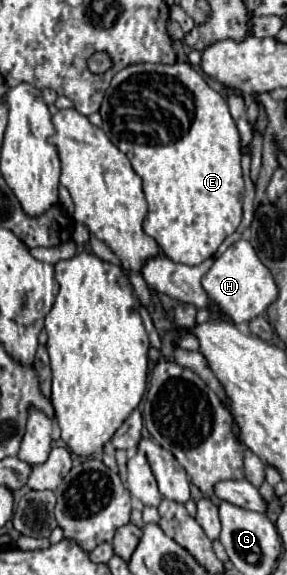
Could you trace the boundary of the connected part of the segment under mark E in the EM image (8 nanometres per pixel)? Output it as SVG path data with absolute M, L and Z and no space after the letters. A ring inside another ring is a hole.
M187 62L183 64L131 64L123 70L119 70L113 80L111 80L111 86L109 86L109 94L105 94L103 98L103 104L101 104L101 116L103 116L103 130L105 134L109 136L111 142L117 142L117 148L127 154L127 158L131 160L131 166L133 170L141 176L143 180L143 192L145 192L145 198L147 198L147 204L149 204L149 210L147 210L147 216L145 216L145 222L143 222L143 230L145 234L149 234L151 238L155 238L155 242L159 244L159 248L163 248L163 254L173 260L173 262L179 262L179 264L189 264L189 266L195 266L195 264L201 264L203 260L207 260L209 256L213 256L217 252L217 248L221 246L221 242L231 236L237 226L241 224L241 218L243 218L243 198L245 198L245 182L243 182L243 172L241 172L241 146L239 146L239 134L237 134L237 128L235 128L235 122L229 114L229 106L227 102L221 98L219 92L215 92L207 82L205 78L195 72Z

